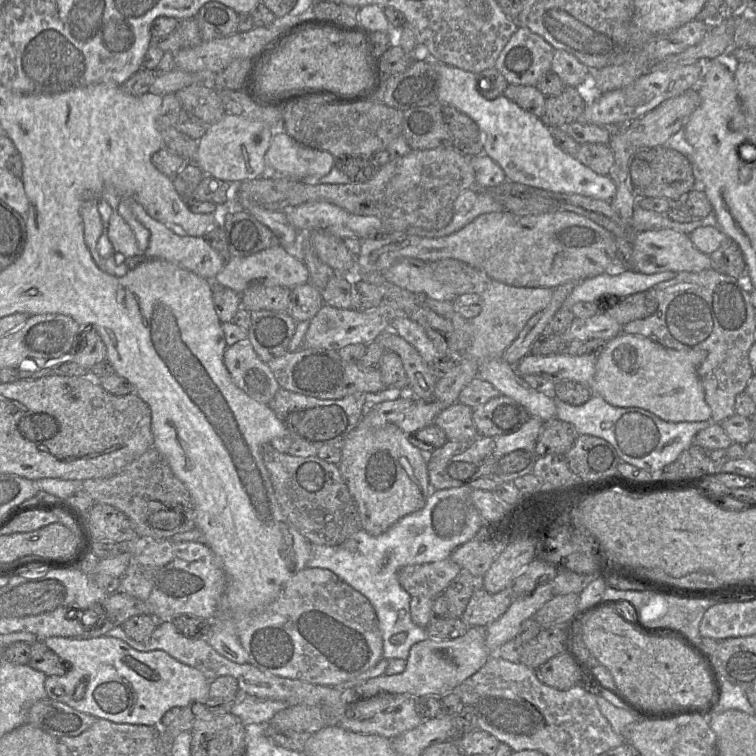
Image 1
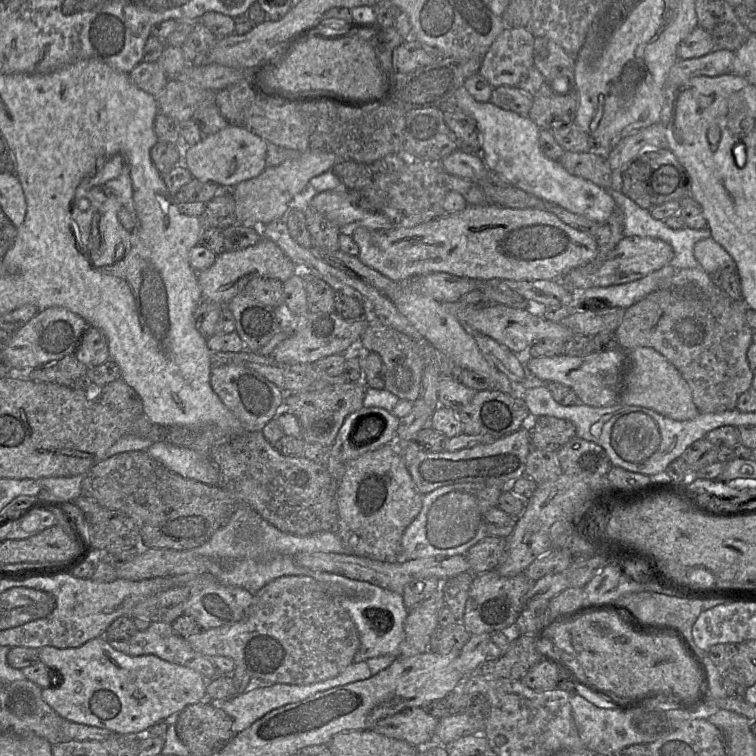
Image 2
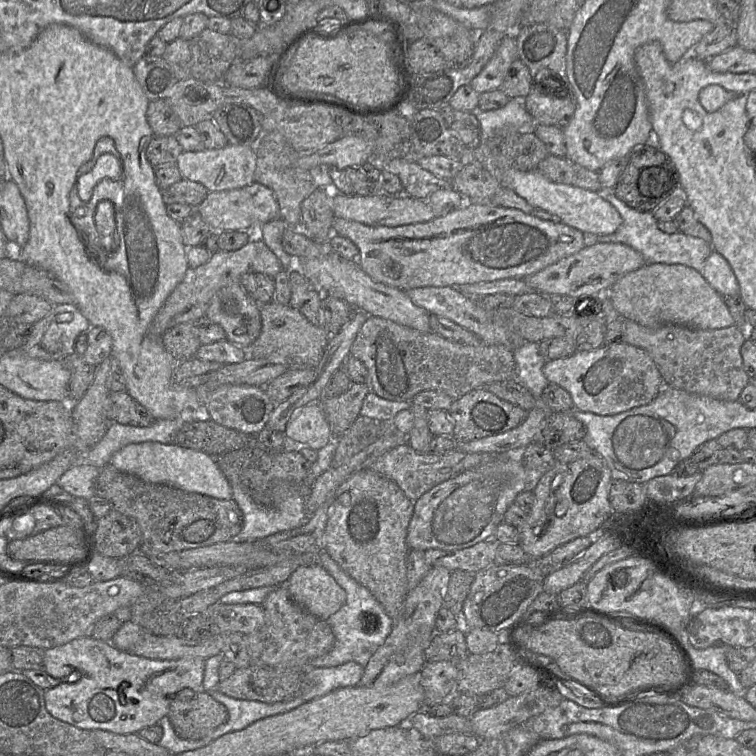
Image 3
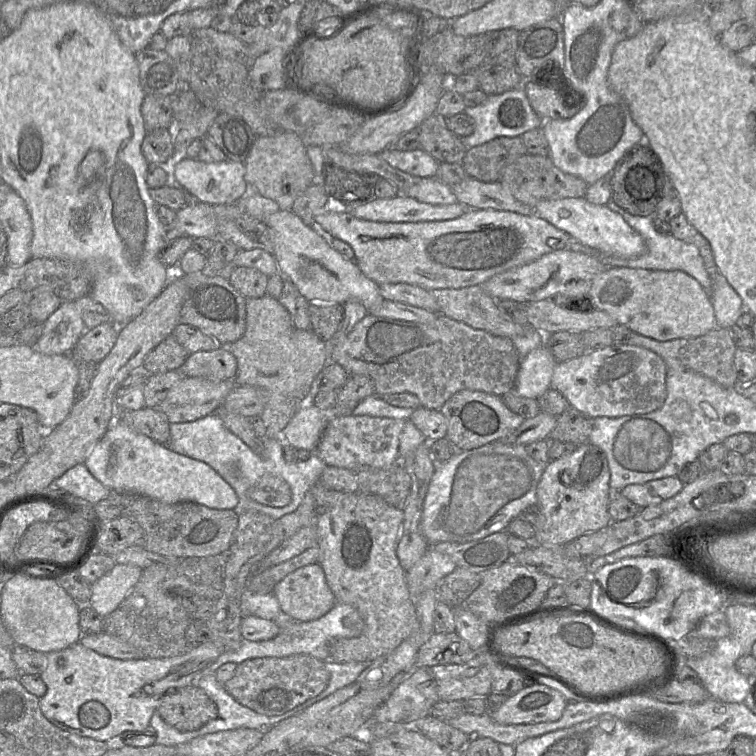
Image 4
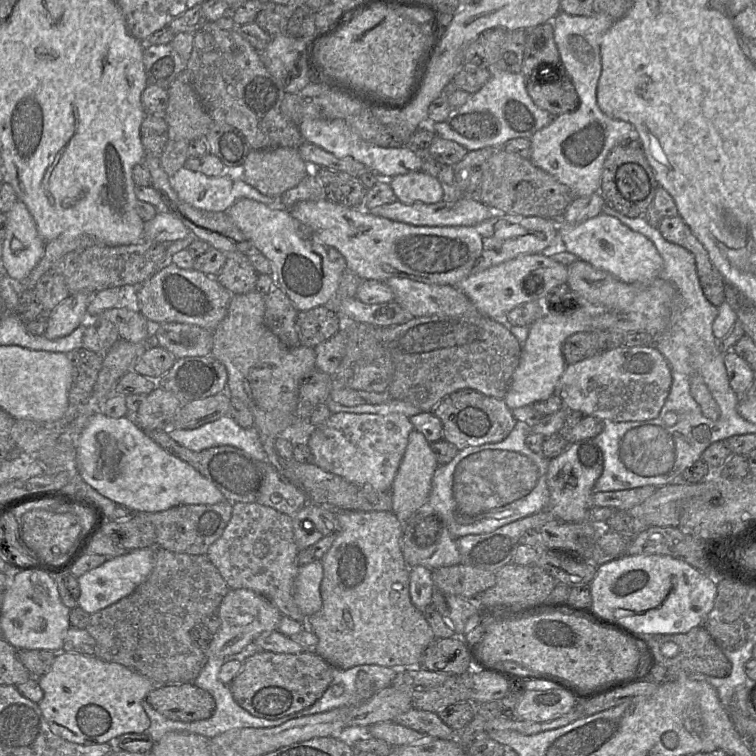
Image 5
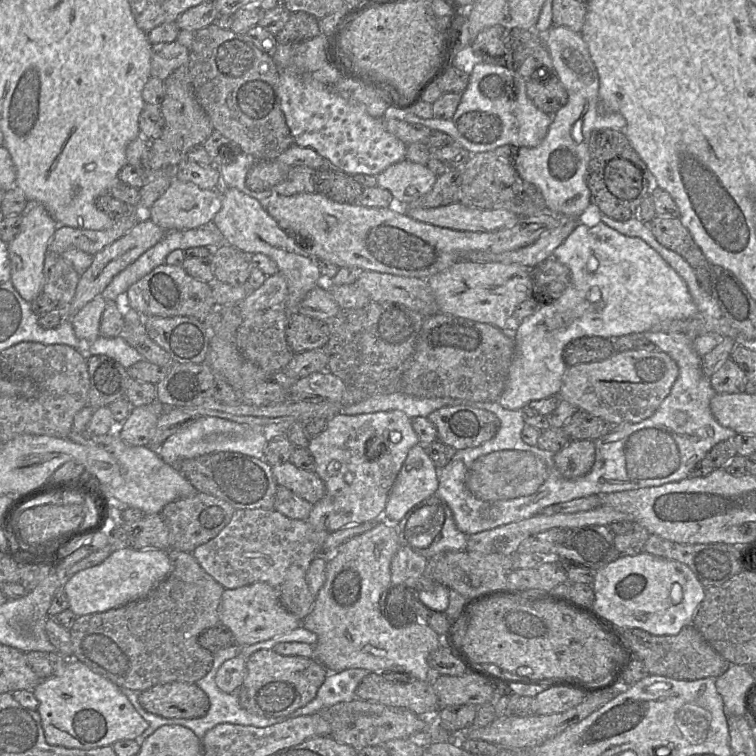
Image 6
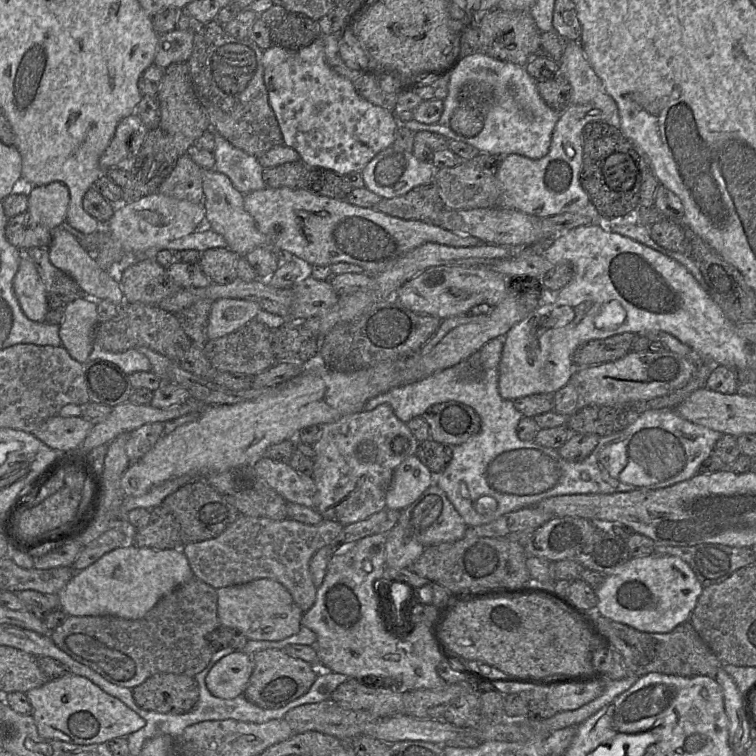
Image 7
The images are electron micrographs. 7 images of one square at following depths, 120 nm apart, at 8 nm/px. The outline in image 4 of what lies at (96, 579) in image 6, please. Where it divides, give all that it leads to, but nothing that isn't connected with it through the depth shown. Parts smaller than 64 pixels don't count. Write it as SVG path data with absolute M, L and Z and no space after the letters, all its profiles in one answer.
M116 563L114 567L91 583L88 605L102 616L112 612L139 580L142 568L134 564Z

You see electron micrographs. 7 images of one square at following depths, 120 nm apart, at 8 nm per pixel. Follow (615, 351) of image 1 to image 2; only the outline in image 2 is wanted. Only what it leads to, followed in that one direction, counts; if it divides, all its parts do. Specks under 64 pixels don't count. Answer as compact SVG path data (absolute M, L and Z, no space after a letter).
M637 347L627 351L627 356L620 403L645 407L677 421L690 420L699 415L688 383L662 354L650 347Z

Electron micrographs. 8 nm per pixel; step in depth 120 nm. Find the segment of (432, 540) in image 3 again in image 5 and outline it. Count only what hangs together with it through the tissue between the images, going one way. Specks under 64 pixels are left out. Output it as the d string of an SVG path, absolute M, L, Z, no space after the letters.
M517 421L511 433L501 442L465 448L458 451L451 462L437 467L427 504L441 517L455 538L490 533L506 524L548 509L549 459L527 447L525 438L528 433L530 427L525 422Z

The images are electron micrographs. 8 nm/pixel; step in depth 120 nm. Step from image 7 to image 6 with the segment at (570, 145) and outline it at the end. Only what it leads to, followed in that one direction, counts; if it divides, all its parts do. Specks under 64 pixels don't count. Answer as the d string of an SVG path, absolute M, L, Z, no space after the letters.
M553 25L543 37L557 75L568 93L568 101L553 115L553 122L543 141L537 147L519 148L513 164L524 181L540 190L548 213L578 218L591 203L591 193L586 184L590 135L599 129L624 132L626 119L620 113L598 113L599 75L581 33Z

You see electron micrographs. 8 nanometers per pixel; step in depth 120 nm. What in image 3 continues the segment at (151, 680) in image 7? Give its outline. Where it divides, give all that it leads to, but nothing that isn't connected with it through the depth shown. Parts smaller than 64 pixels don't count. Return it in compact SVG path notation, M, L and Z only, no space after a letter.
M203 689L186 700L171 701L167 713L176 734L183 739L200 739L228 719L227 708Z

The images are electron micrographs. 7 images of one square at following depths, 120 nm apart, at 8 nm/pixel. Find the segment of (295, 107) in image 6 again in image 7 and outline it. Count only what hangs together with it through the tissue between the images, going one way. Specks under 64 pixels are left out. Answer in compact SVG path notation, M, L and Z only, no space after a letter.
M322 36L306 47L288 49L271 45L263 51L264 83L277 118L283 145L296 150L309 168L325 168L341 175L361 172L382 150L392 146L399 123L393 111L376 106L359 95L353 81L337 74L326 62Z

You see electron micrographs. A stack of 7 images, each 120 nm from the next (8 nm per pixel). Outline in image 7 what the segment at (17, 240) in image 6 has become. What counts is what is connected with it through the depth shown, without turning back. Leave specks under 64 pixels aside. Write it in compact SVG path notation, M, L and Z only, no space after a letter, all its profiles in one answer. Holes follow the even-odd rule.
M60 182L32 186L26 190L33 219L52 231L66 222L70 202L67 187ZM22 252L13 288L26 317L35 322L45 322L48 312L45 285L42 282L31 258Z

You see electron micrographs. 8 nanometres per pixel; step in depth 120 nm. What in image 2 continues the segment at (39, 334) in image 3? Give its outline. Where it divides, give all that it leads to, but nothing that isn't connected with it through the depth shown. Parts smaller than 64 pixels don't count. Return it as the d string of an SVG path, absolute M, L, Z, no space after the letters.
M64 307L42 309L27 324L13 333L9 345L1 353L15 373L25 374L65 356L75 354L82 333L88 327L89 324L85 319Z

